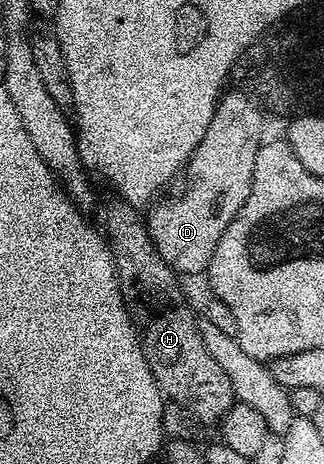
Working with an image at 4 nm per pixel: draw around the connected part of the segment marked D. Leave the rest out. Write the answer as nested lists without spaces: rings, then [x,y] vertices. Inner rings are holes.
[[[219,96],[218,105],[212,115],[212,123],[208,123],[208,131],[204,139],[196,147],[196,151],[186,162],[184,177],[190,182],[179,197],[170,197],[167,201],[159,200],[154,210],[148,213],[148,228],[150,238],[154,240],[156,251],[168,263],[175,274],[202,273],[210,267],[212,251],[216,251],[216,243],[220,243],[220,235],[232,223],[232,219],[244,207],[244,199],[248,199],[248,191],[254,182],[256,167],[256,151],[262,144],[258,135],[258,114],[251,108],[249,101],[242,97]]]

